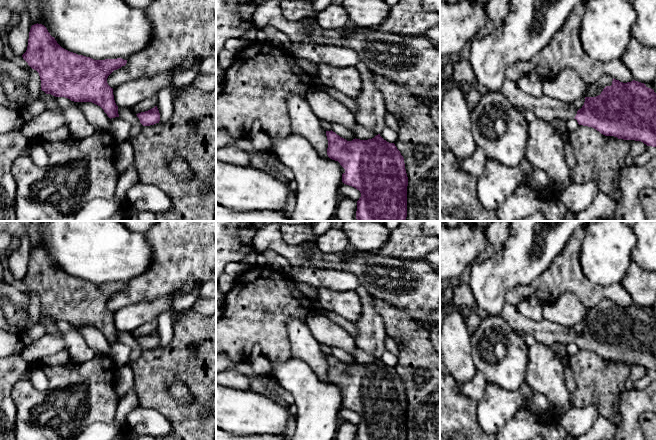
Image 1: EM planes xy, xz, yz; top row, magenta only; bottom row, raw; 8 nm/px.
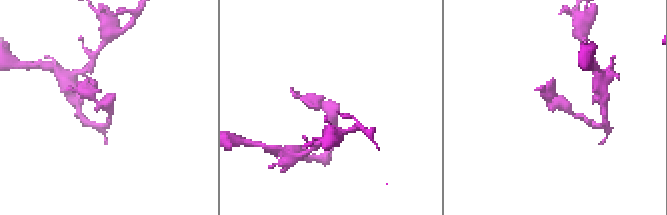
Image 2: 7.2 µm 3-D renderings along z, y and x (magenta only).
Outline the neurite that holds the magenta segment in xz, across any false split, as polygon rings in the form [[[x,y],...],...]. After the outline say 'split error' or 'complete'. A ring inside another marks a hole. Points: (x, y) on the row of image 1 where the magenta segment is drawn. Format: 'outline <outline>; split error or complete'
outline [[[362,62],[357,63],[355,68],[362,81],[362,90],[354,99],[358,107],[355,119],[358,124],[372,131],[376,136],[368,140],[355,138],[347,141],[332,130],[326,131],[327,155],[342,166],[342,182],[361,193],[357,201],[357,221],[405,221],[408,177],[404,158],[394,143],[389,143],[380,136],[381,131],[387,126],[384,121],[387,112],[384,97],[375,86],[374,73]]]; split error

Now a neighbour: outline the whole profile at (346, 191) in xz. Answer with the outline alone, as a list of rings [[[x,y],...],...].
[[[342,183],[339,187],[339,196],[340,198],[350,198],[353,201],[357,202],[361,197],[361,193],[356,188]]]

